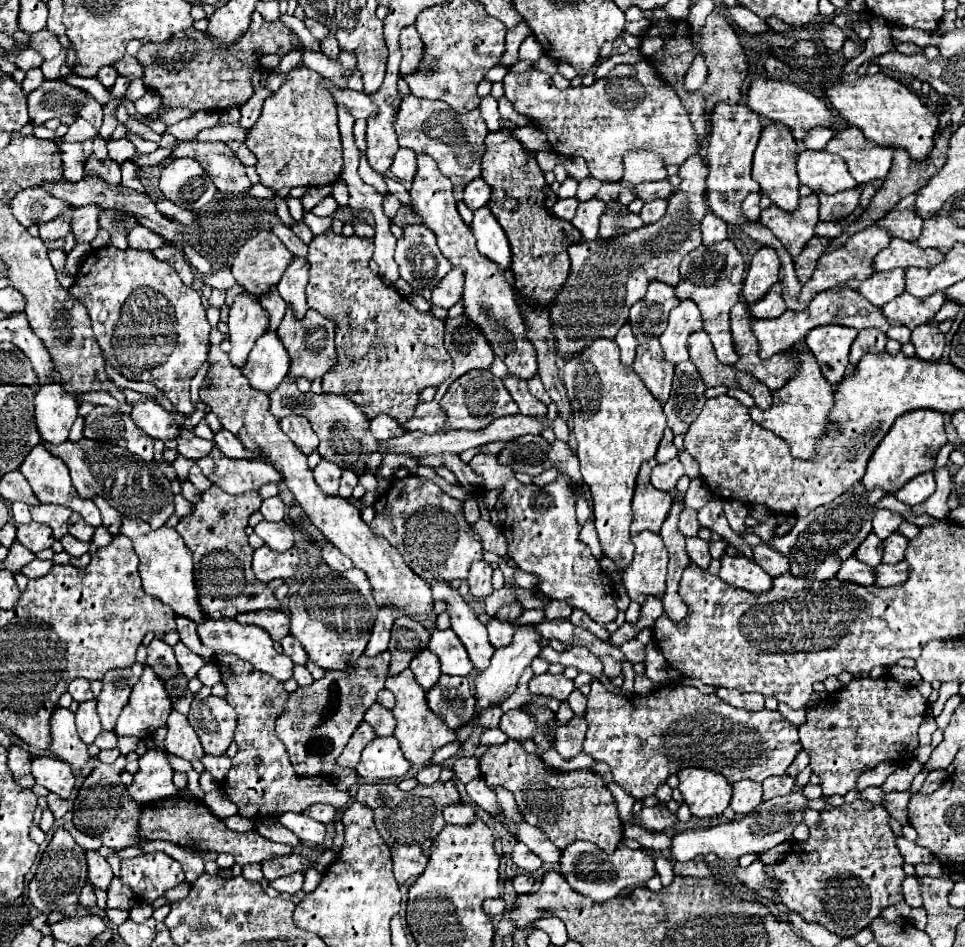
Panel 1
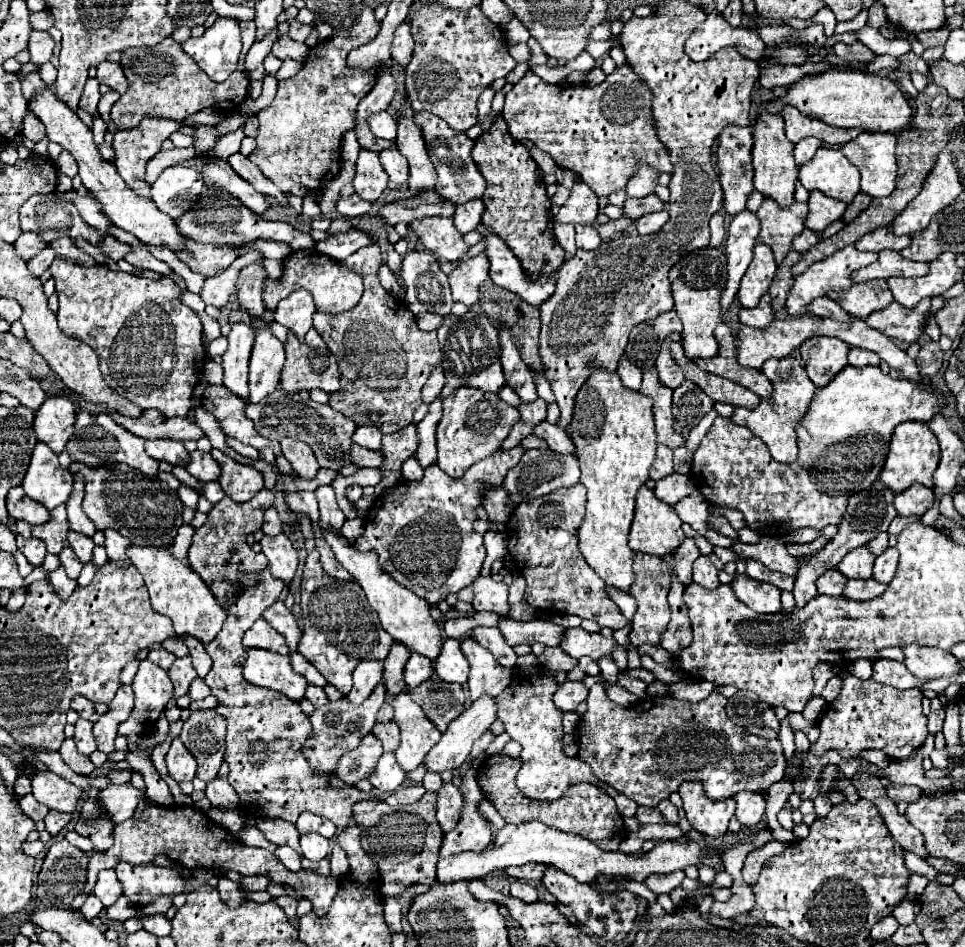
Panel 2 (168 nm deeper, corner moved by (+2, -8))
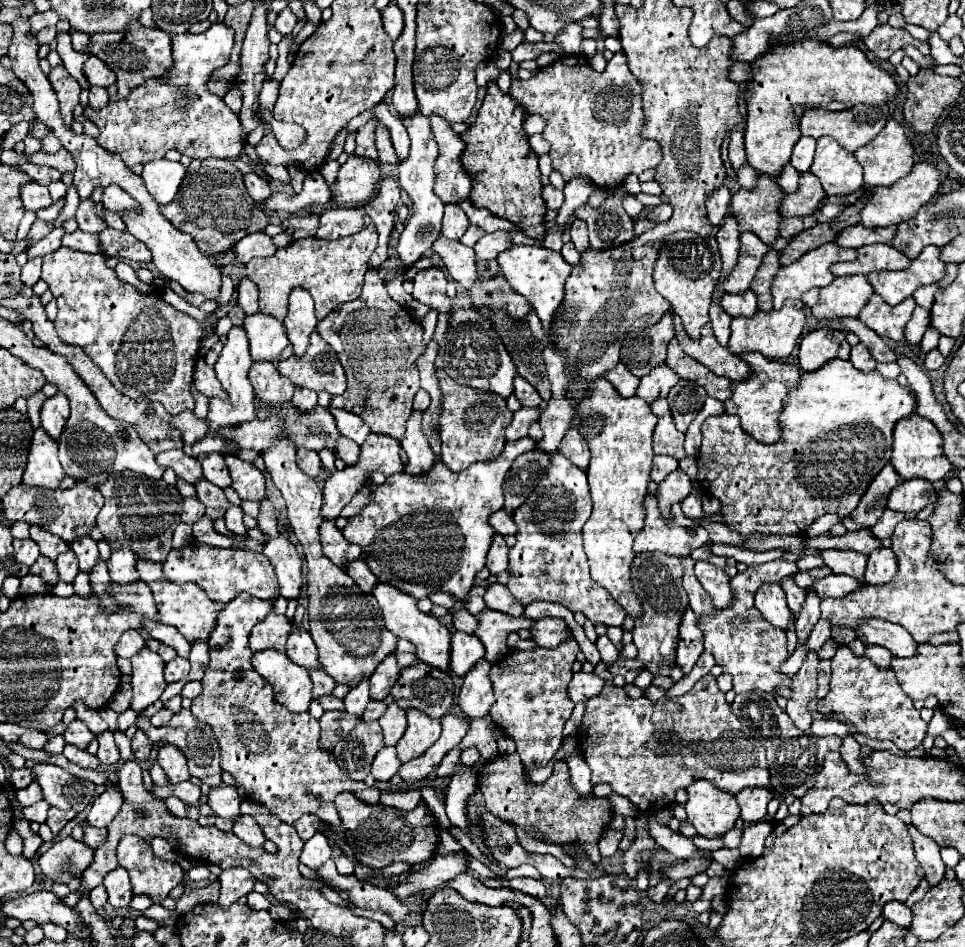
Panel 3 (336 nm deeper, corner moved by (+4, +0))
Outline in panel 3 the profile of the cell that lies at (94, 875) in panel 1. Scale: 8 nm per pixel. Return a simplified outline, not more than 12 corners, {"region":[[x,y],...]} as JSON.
{"region":[[123,868],[103,880],[109,904],[127,908],[133,892]]}

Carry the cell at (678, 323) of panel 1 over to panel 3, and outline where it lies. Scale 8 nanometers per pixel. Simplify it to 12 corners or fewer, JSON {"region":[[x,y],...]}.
{"region":[[665,364],[641,378],[637,396],[665,398],[679,376]]}

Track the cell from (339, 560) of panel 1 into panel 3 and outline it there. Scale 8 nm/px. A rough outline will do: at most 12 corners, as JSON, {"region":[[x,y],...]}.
{"region":[[363,560],[349,566],[349,576],[371,594],[377,578]]}

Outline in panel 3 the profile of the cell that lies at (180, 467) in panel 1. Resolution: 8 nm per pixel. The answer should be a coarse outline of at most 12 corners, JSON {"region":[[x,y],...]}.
{"region":[[199,498],[183,500],[181,522],[195,524],[205,506]]}

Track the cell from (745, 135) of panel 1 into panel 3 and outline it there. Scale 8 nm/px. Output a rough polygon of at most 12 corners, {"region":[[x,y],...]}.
{"region":[[743,130],[731,134],[729,160],[735,170],[747,162]]}

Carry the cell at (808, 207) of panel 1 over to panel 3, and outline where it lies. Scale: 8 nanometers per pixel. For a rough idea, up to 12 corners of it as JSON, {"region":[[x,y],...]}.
{"region":[[759,174],[753,190],[731,196],[739,230],[765,244],[779,232],[779,200],[785,192]]}

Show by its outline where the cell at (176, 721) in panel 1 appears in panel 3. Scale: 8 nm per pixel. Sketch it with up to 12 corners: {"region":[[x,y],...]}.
{"region":[[173,744],[159,750],[157,764],[169,784],[191,778],[183,752]]}

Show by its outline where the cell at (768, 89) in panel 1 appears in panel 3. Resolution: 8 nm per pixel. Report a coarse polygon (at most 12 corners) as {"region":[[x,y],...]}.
{"region":[[883,106],[807,110],[801,134],[867,146],[887,124]]}

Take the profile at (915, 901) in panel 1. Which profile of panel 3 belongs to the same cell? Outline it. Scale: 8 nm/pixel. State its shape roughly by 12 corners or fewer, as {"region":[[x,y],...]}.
{"region":[[887,902],[881,916],[901,928],[911,924],[911,908]]}

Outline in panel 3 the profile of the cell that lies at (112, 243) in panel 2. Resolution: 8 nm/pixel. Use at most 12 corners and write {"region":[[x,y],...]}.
{"region":[[75,230],[63,234],[61,246],[99,252],[99,234]]}

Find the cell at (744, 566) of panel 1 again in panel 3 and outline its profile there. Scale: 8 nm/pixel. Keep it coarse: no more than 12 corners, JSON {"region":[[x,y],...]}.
{"region":[[763,584],[755,608],[781,630],[793,624],[793,612],[779,584]]}

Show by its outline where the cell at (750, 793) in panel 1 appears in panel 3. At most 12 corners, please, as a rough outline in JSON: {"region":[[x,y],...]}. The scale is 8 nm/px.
{"region":[[745,788],[737,796],[741,818],[757,824],[773,798],[769,788]]}

